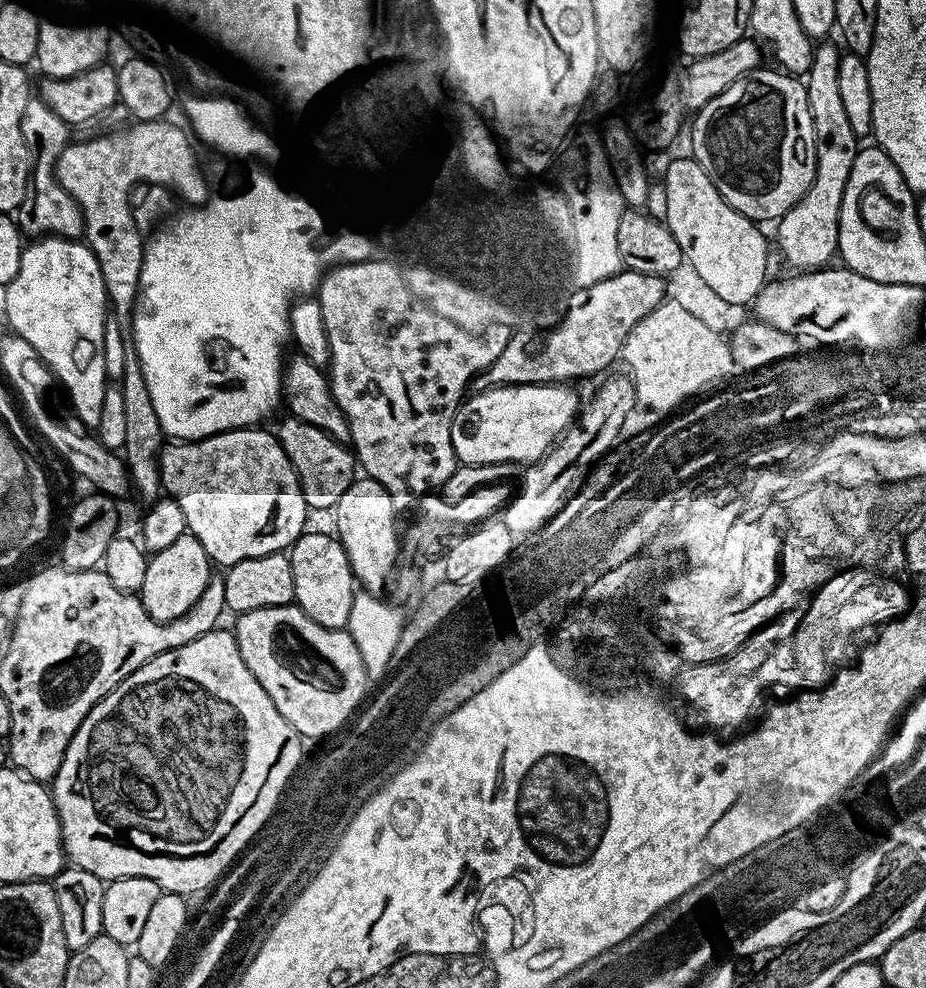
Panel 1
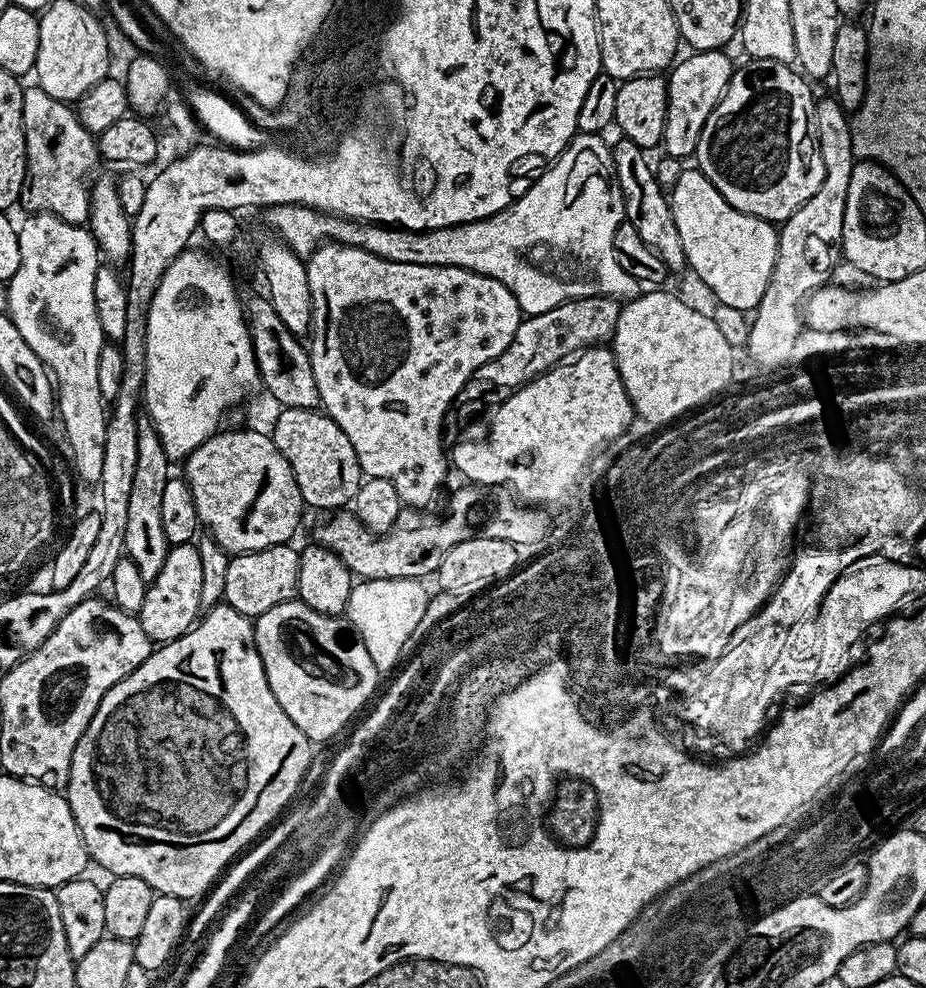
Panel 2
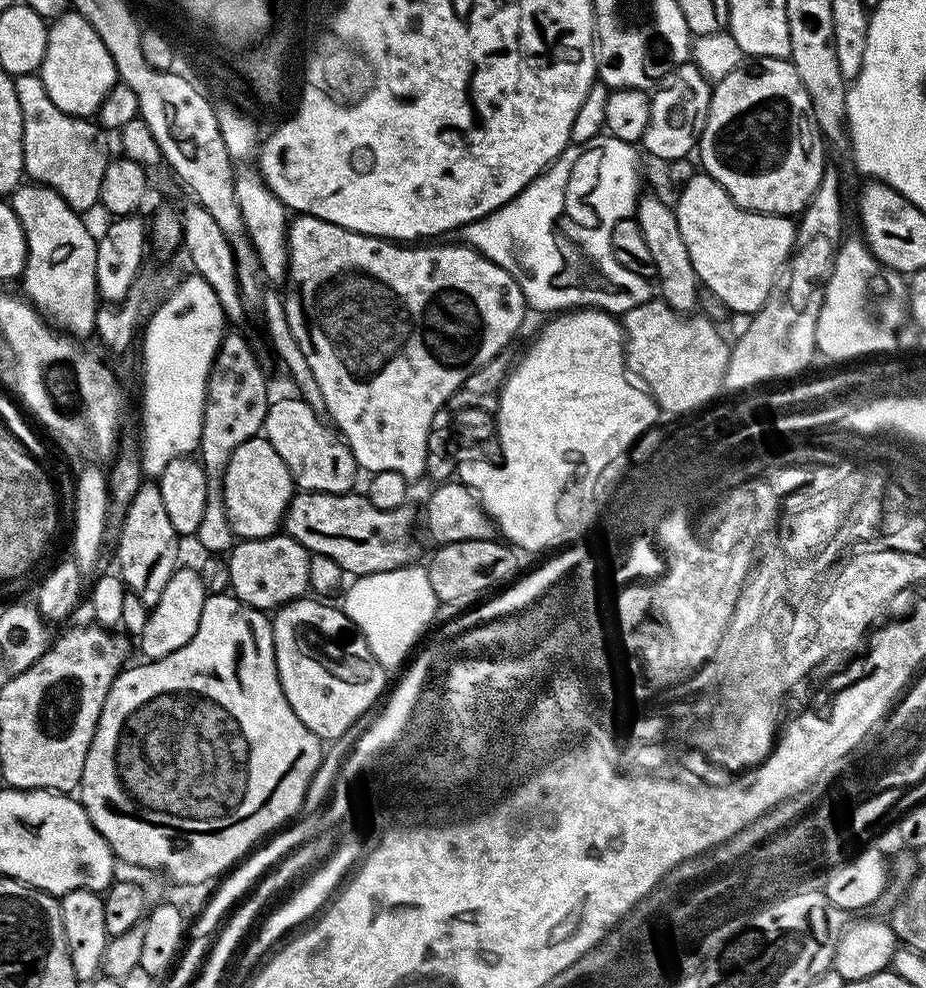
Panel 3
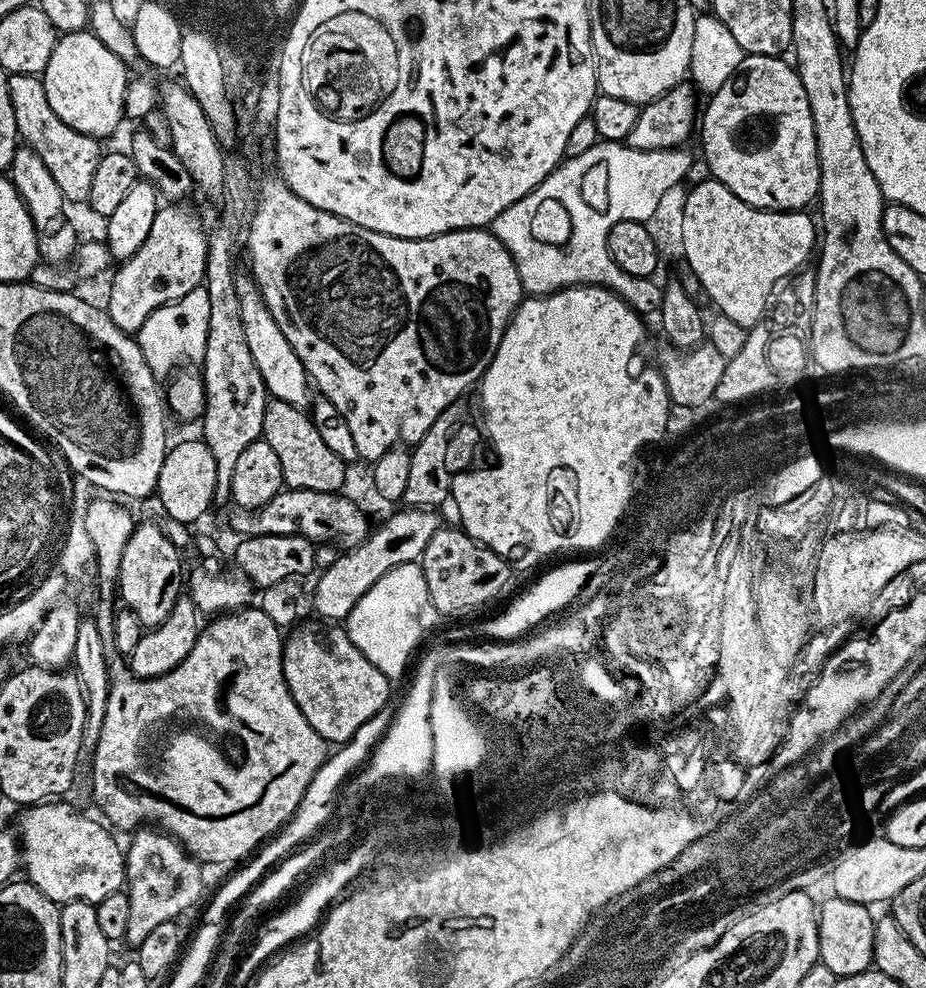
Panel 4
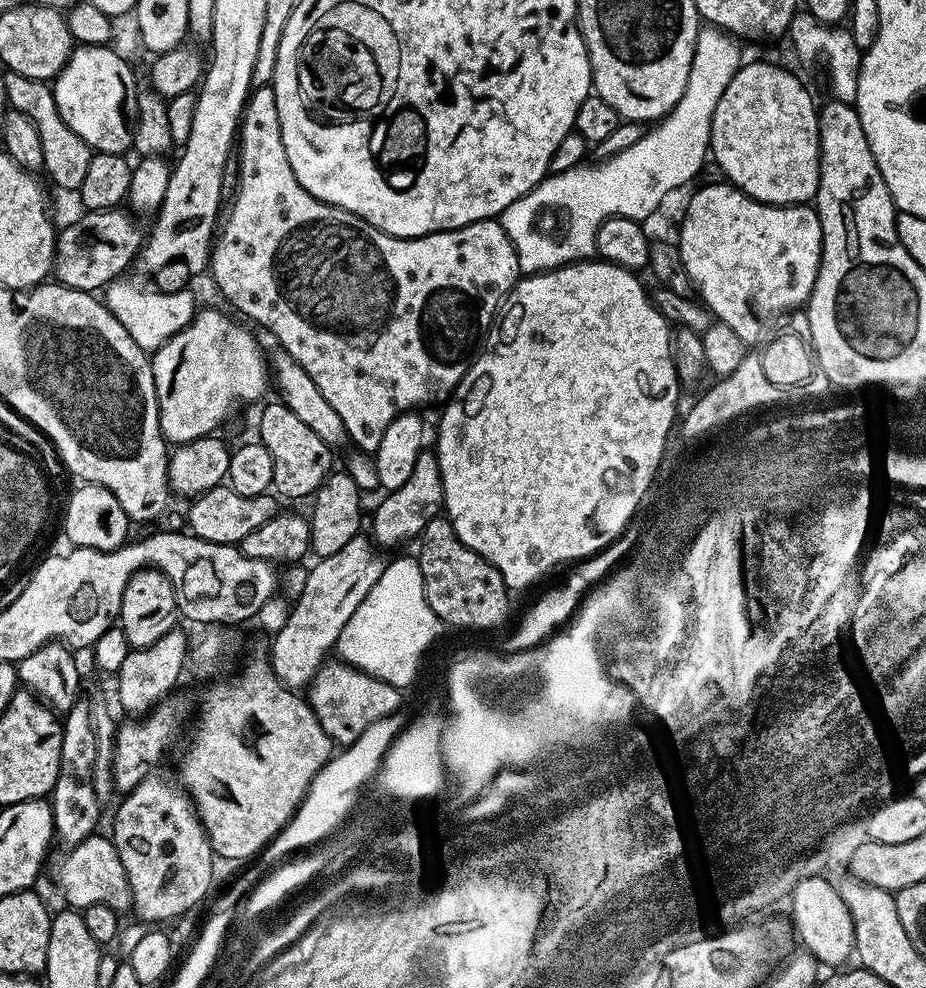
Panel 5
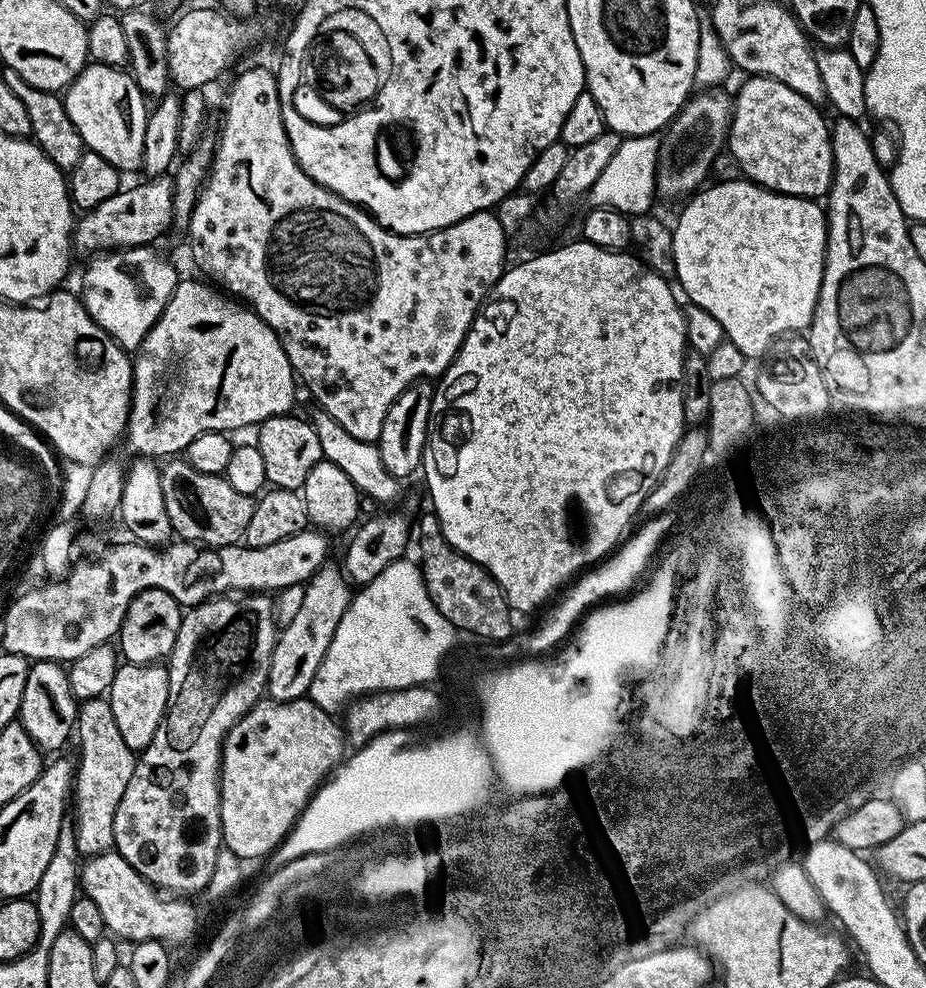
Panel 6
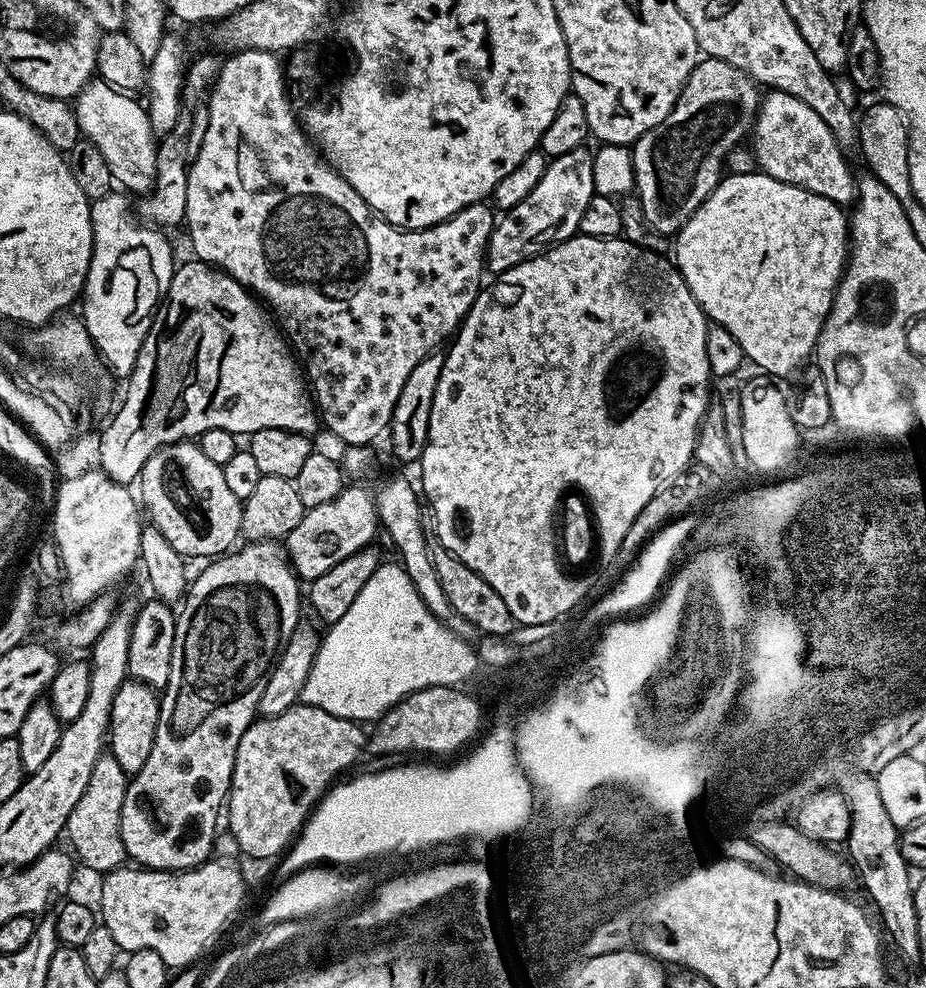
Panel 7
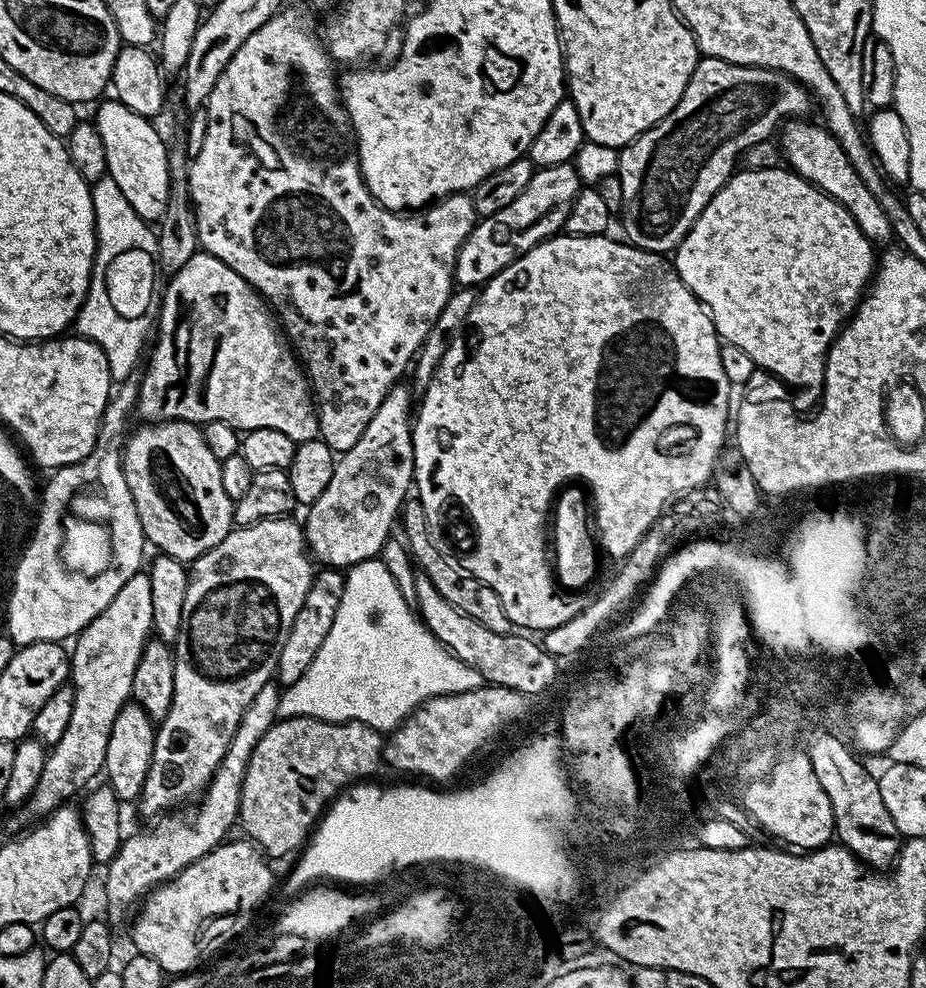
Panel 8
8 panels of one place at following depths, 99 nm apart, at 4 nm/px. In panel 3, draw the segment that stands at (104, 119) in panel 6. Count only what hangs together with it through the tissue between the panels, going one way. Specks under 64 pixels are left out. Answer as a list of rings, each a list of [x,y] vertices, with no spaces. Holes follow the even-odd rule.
[[[69,10],[48,24],[48,41],[44,61],[38,69],[40,80],[50,94],[50,102],[71,116],[92,118],[99,113],[106,94],[118,83],[114,58],[102,46],[102,38],[94,34],[94,26]]]

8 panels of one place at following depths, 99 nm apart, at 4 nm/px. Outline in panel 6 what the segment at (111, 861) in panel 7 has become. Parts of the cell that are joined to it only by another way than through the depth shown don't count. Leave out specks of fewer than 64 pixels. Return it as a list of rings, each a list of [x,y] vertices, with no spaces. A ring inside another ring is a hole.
[[[107,697],[83,701],[77,709],[76,740],[80,742],[79,760],[74,772],[75,844],[79,855],[97,856],[111,851],[115,844],[114,814],[122,802],[126,785],[137,762],[135,751],[126,746]]]

